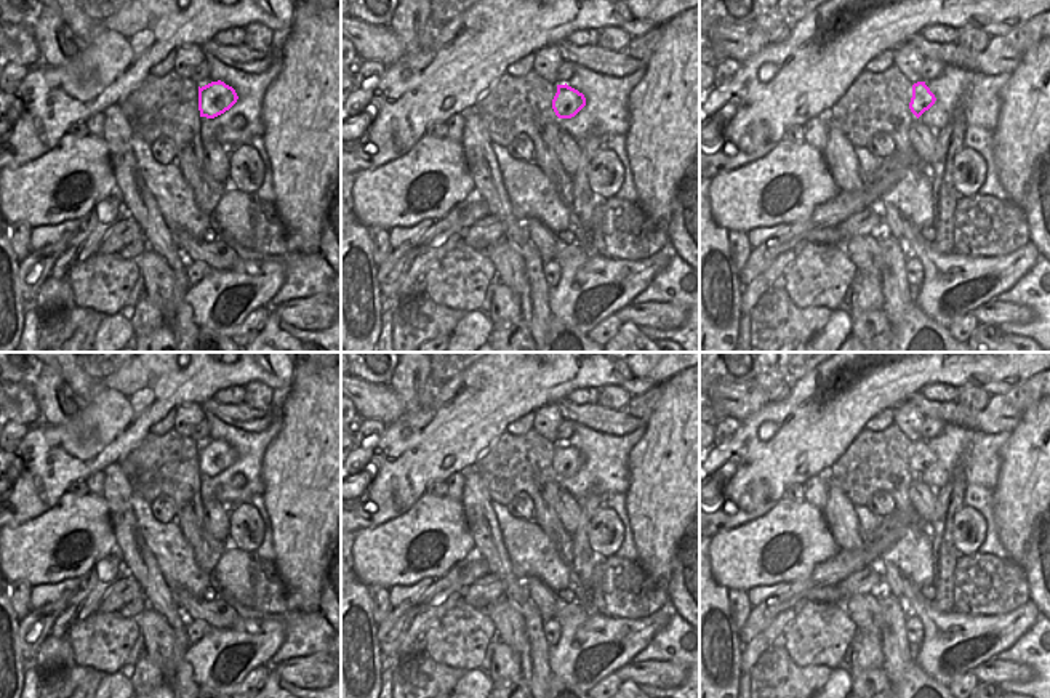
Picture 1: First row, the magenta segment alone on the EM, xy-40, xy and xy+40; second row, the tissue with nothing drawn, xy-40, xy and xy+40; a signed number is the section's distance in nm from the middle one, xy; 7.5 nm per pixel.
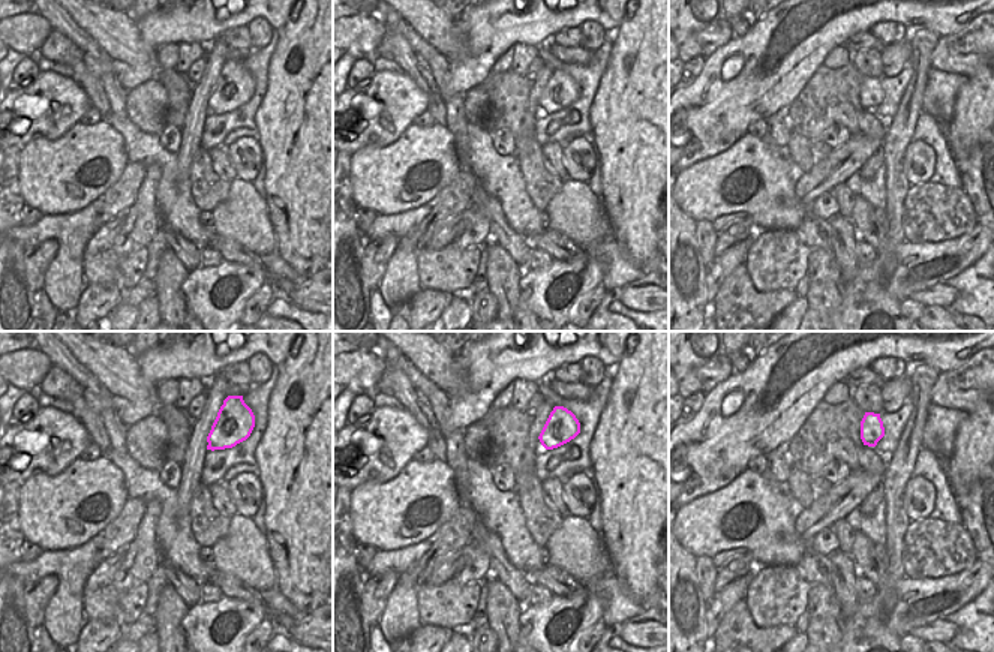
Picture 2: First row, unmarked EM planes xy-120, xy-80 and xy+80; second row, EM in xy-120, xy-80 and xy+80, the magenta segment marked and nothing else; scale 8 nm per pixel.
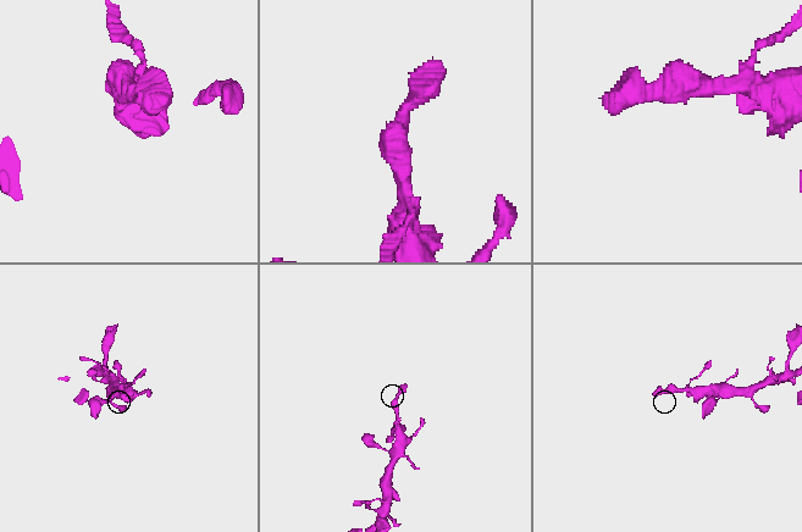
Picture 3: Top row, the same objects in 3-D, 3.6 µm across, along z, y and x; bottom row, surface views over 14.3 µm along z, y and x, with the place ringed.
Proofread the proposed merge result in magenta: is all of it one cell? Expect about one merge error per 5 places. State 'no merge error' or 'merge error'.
no merge error

